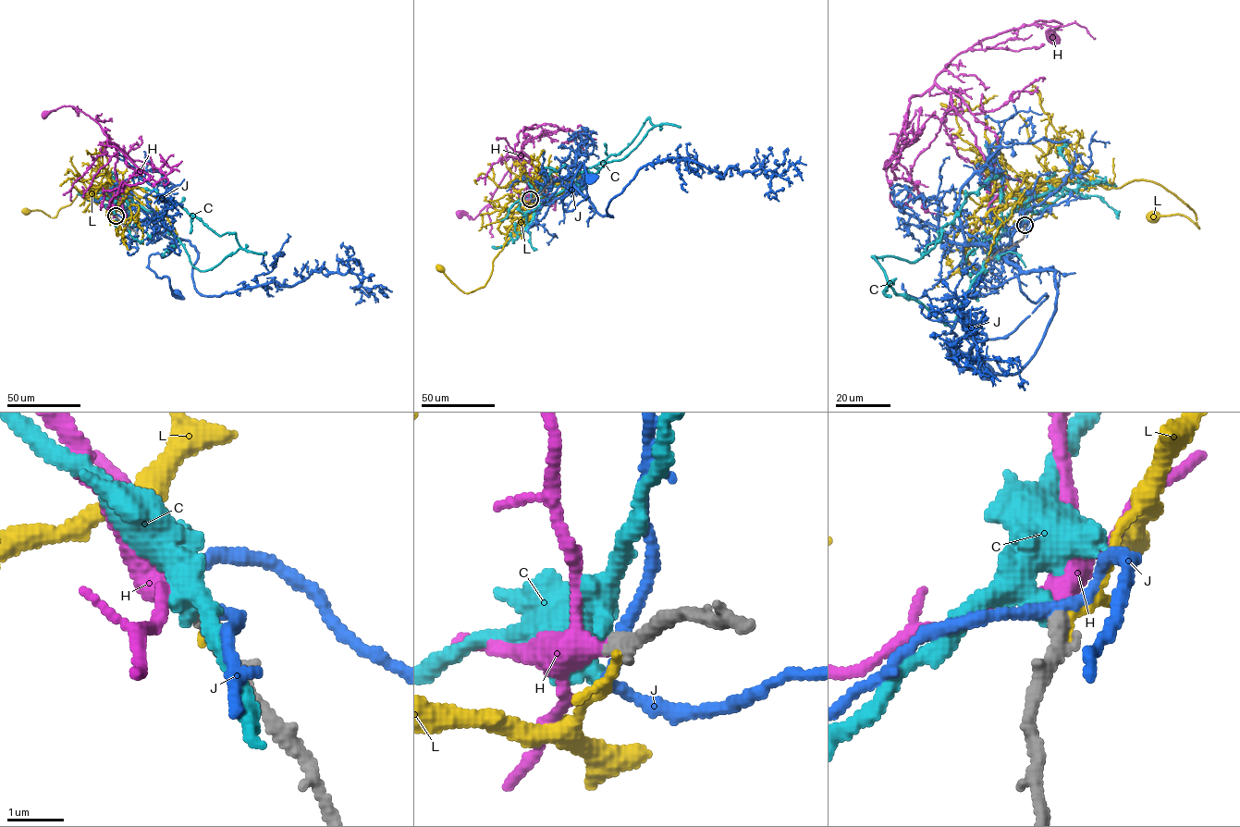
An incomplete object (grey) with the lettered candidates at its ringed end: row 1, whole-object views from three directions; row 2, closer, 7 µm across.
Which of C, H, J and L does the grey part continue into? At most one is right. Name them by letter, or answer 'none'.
H

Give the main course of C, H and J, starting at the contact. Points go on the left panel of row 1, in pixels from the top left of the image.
C: (116, 216), (104, 205), (117, 197), (156, 214), (201, 271), (240, 247), (128, 189), (130, 234), (143, 240)
H: (116, 216), (110, 208), (114, 190), (121, 188), (115, 173), (116, 145), (97, 122), (72, 106), (45, 114)
J: (116, 216), (152, 222), (173, 241), (148, 266), (178, 293)

